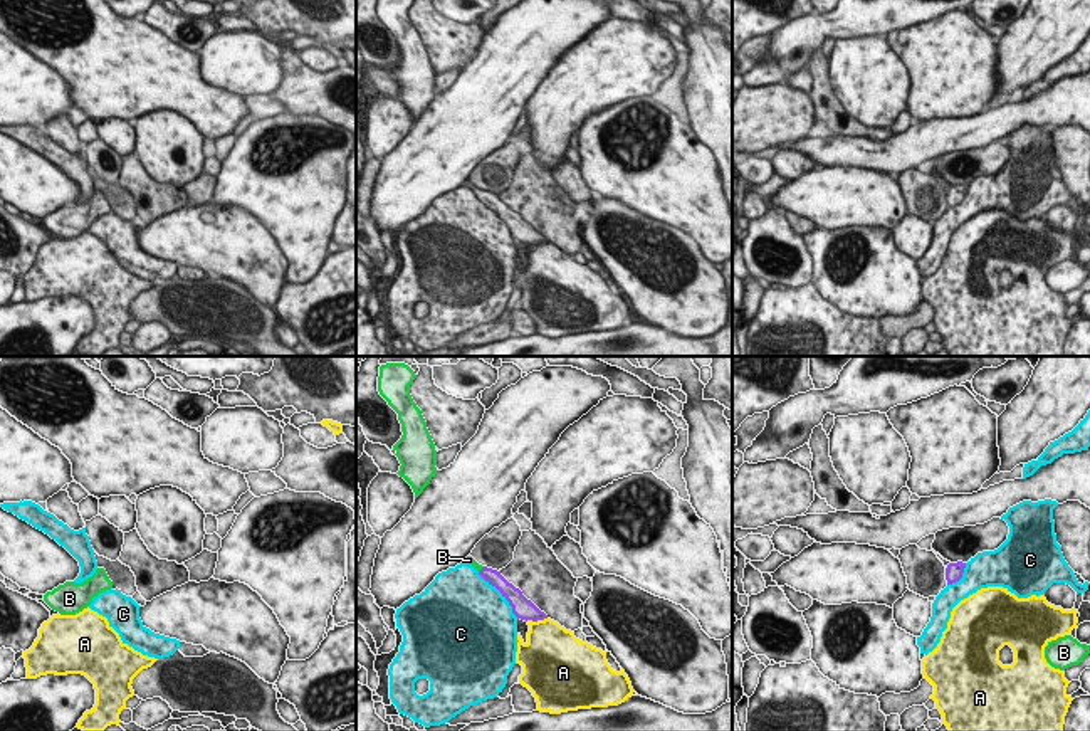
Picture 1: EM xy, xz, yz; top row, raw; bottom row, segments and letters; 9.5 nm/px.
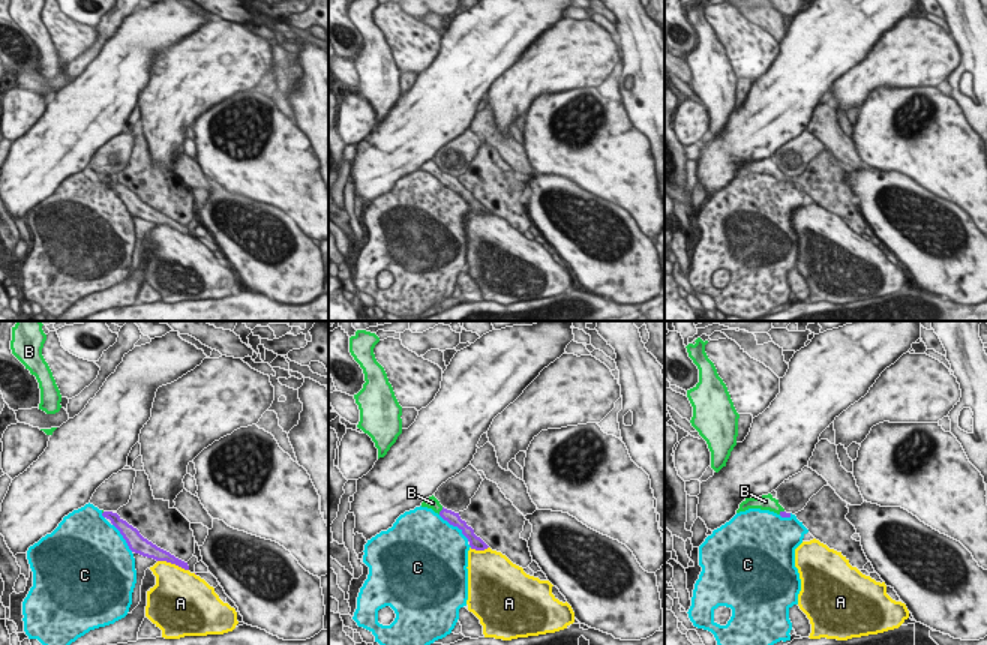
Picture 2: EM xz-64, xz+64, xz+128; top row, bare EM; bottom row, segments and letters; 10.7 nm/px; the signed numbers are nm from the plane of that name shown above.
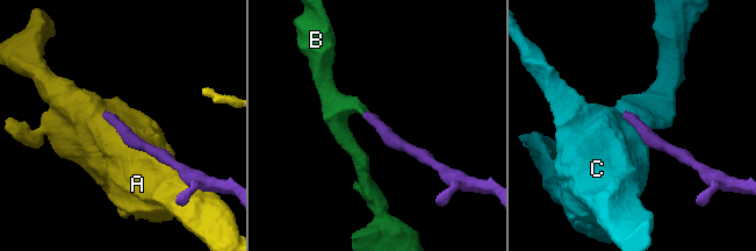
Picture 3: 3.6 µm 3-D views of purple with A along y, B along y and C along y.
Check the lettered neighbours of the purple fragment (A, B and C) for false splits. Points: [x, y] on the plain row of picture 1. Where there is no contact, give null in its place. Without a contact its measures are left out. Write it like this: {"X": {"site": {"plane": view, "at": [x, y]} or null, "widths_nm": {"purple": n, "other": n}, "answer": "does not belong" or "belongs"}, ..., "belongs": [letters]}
{"A": {"site": {"plane": "xz", "at": [534, 244]}, "widths_nm": {"purple": 200, "other": 400}, "answer": "does not belong"}, "B": {"site": {"plane": "xz", "at": [481, 194]}, "widths_nm": {"purple": 140, "other": 70}, "answer": "belongs"}, "C": {"site": {"plane": "xz", "at": [501, 215]}, "widths_nm": {"purple": 190, "other": 480}, "answer": "does not belong"}, "belongs": ["B"]}

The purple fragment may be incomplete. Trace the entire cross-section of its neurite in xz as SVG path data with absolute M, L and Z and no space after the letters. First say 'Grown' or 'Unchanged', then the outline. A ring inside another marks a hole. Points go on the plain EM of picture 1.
Grown. M467 180L465 185L472 188L489 208L495 210L502 217L517 242L526 245L548 242L548 239L527 224L519 212L509 207L500 195L479 188L472 180Z

